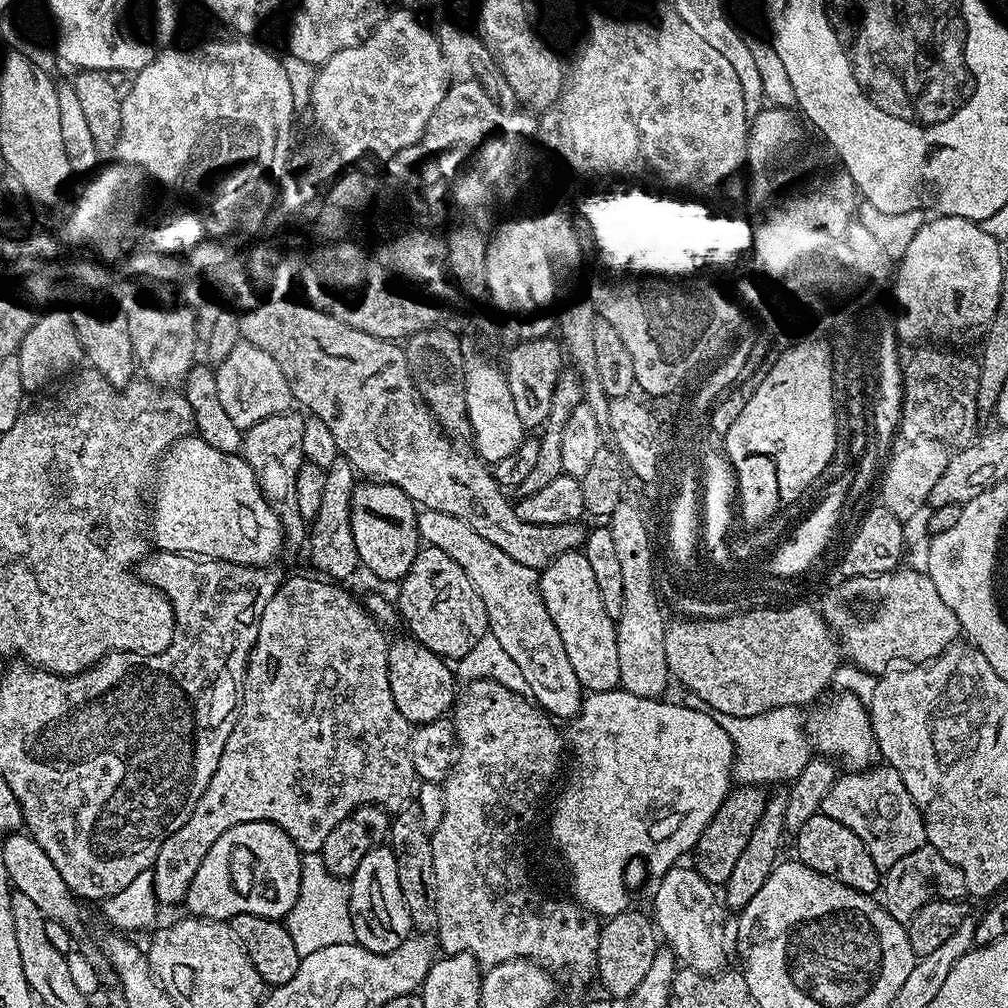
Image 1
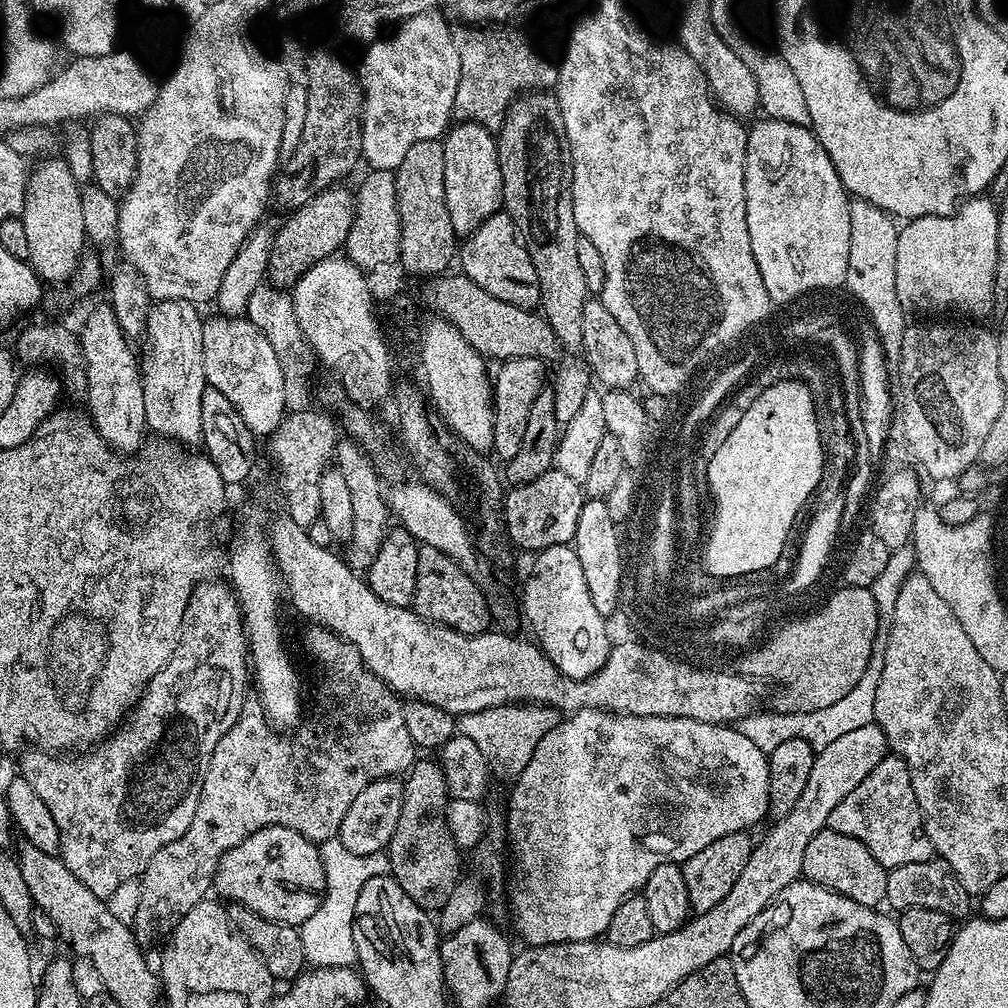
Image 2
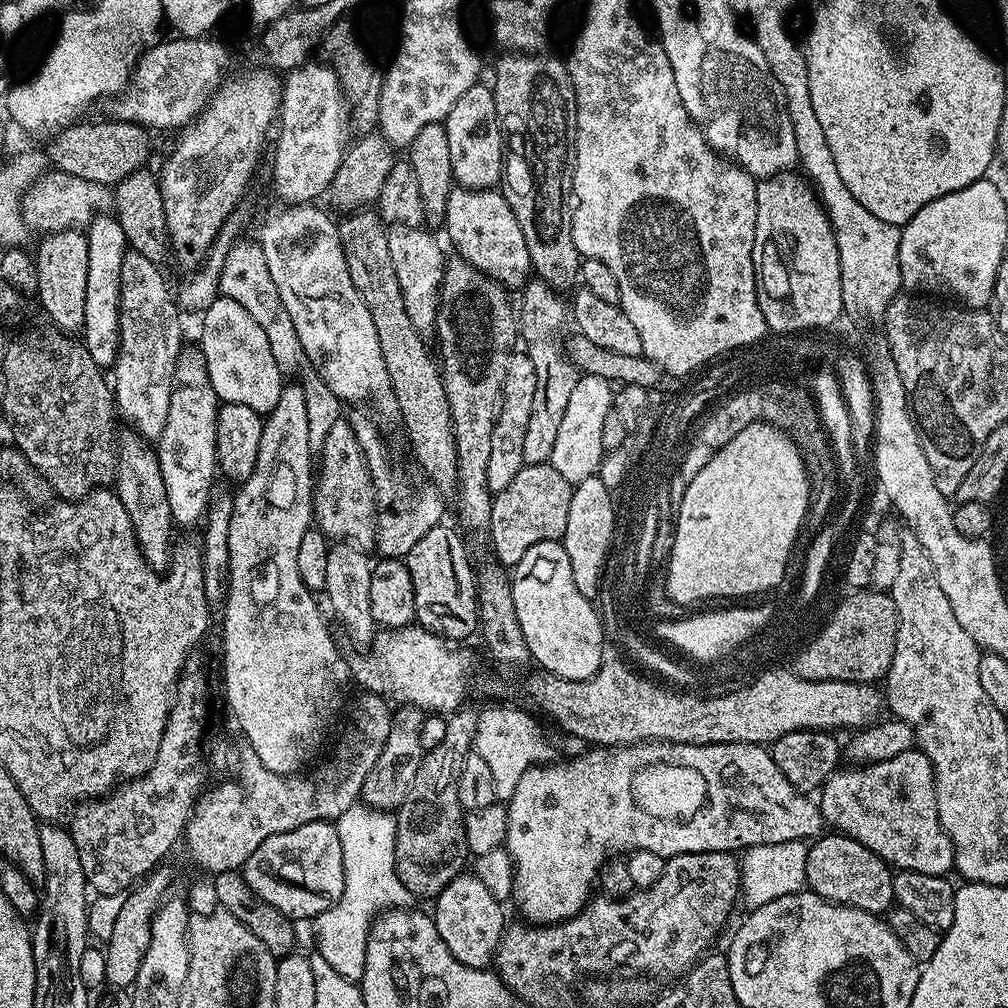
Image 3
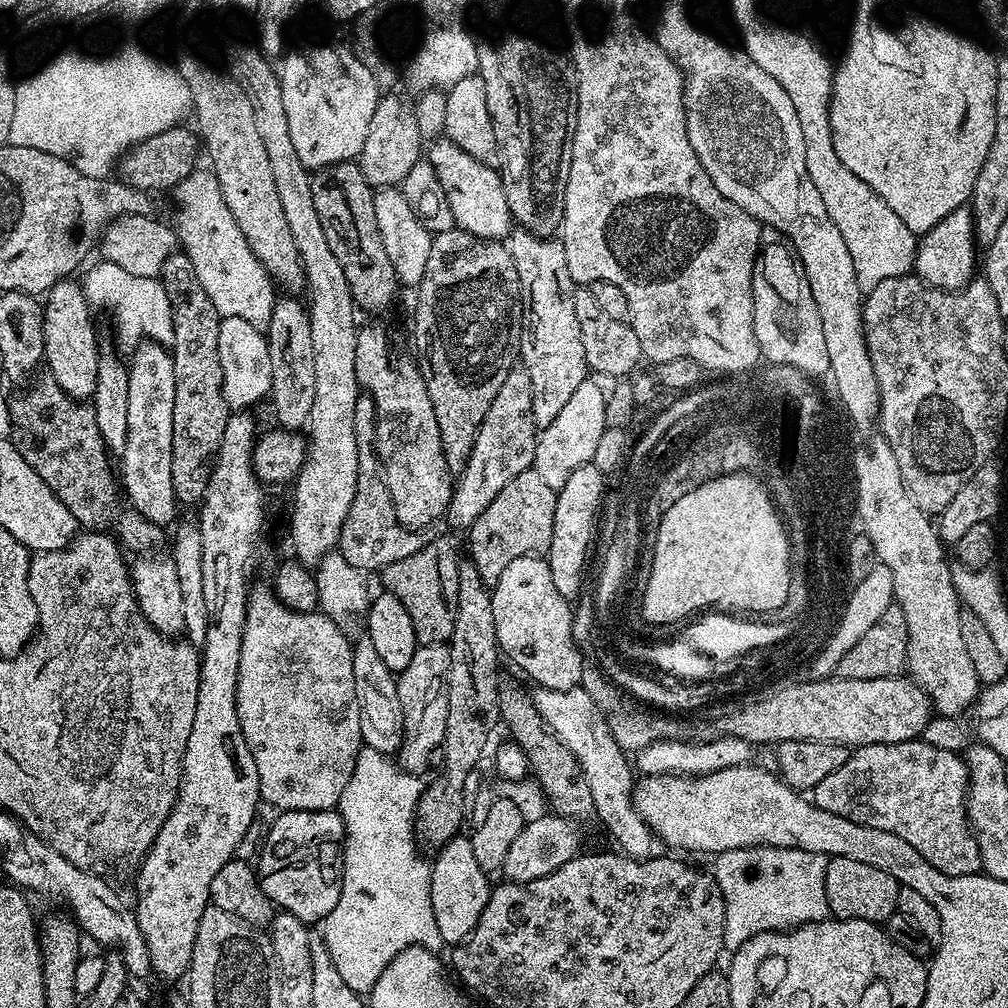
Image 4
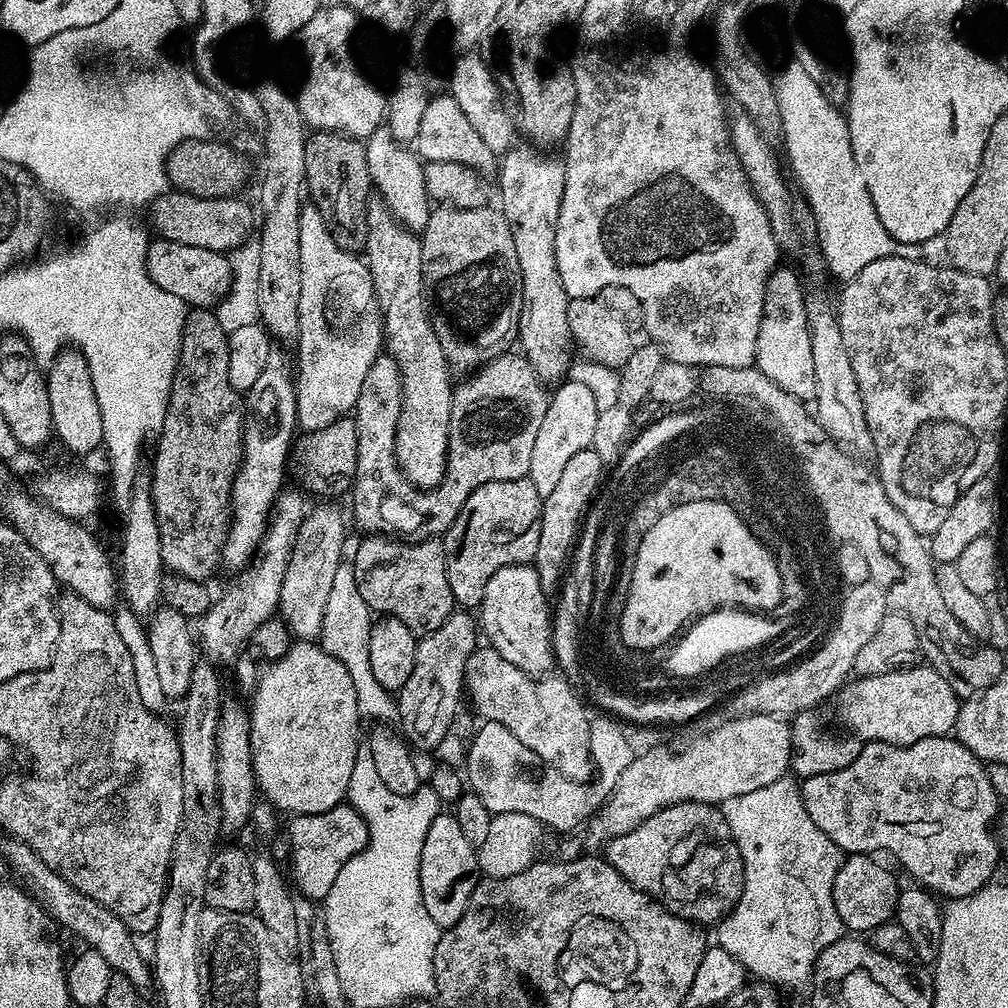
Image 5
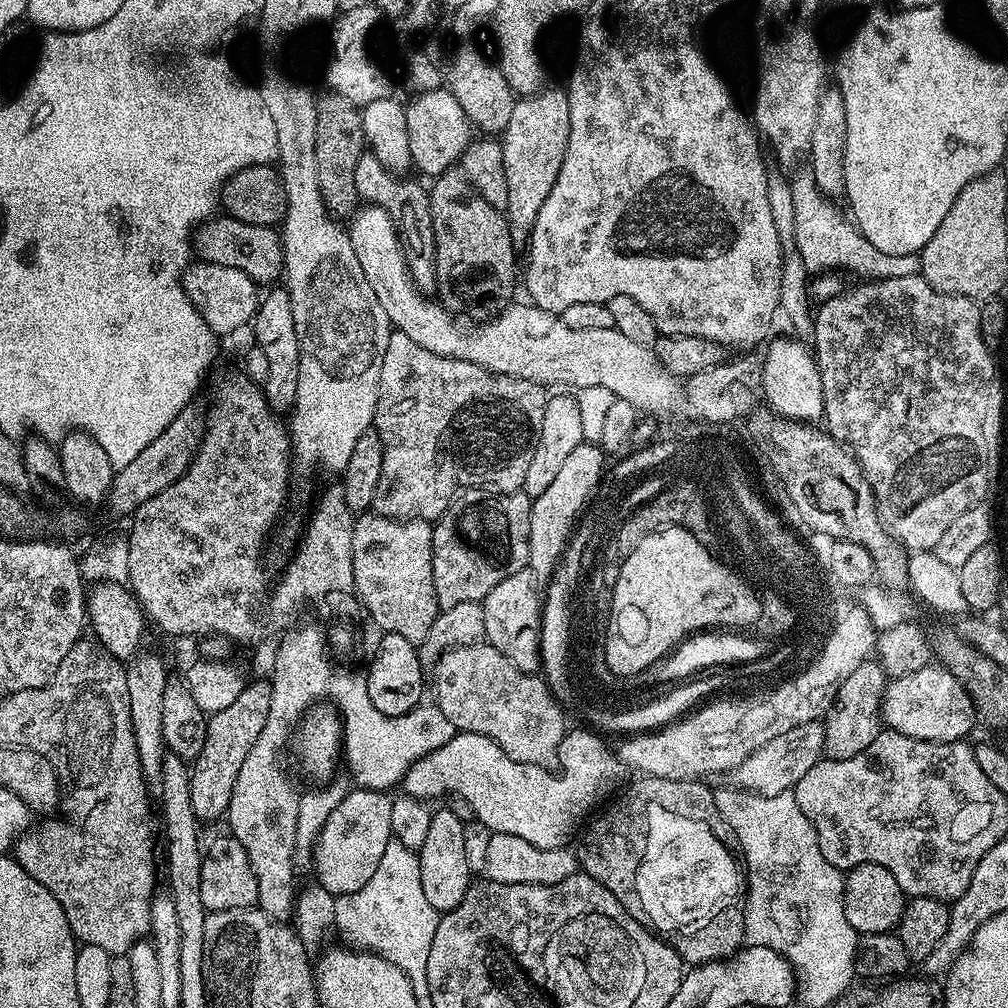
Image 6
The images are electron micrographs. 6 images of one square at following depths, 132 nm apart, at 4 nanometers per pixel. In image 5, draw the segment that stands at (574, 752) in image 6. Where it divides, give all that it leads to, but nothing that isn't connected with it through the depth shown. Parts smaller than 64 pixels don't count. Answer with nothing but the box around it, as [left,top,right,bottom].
[467,717,638,832]

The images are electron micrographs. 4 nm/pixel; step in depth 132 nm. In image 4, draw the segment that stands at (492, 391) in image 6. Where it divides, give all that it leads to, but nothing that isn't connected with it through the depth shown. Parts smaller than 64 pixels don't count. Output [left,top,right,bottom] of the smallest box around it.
[338,366,538,574]

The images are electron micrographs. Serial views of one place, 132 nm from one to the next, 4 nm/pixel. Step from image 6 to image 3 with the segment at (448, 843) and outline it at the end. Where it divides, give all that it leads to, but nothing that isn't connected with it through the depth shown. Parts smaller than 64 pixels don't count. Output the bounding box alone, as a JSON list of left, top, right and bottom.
[434,870,505,969]

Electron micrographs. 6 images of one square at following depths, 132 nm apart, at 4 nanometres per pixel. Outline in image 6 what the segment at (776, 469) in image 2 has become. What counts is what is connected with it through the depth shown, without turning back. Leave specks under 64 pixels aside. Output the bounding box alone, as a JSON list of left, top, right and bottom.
[605,527,756,672]

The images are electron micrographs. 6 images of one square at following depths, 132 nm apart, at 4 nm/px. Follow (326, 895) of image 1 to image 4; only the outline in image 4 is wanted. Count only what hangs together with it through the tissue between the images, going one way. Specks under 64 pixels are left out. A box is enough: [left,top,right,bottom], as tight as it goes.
[322,746,445,994]

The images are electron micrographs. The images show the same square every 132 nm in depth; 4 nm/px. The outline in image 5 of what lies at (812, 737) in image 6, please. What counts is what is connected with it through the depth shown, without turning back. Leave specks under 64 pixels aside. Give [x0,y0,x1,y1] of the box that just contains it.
[586,712,792,845]

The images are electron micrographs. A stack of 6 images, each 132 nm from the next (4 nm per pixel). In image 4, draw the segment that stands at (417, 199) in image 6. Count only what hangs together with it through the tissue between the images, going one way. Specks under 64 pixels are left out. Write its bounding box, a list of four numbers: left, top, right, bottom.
[354,324,454,530]

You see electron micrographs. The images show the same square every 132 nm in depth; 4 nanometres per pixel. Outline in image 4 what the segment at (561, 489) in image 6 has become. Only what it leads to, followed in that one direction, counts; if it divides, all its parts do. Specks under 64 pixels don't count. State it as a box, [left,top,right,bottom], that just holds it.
[546,463,600,602]

